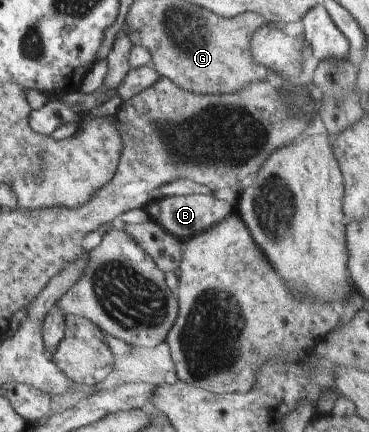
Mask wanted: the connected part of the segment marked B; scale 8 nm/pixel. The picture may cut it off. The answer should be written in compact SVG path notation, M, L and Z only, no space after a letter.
M172 195L157 199L160 214L154 221L181 242L206 232L235 210L229 202L212 195Z

